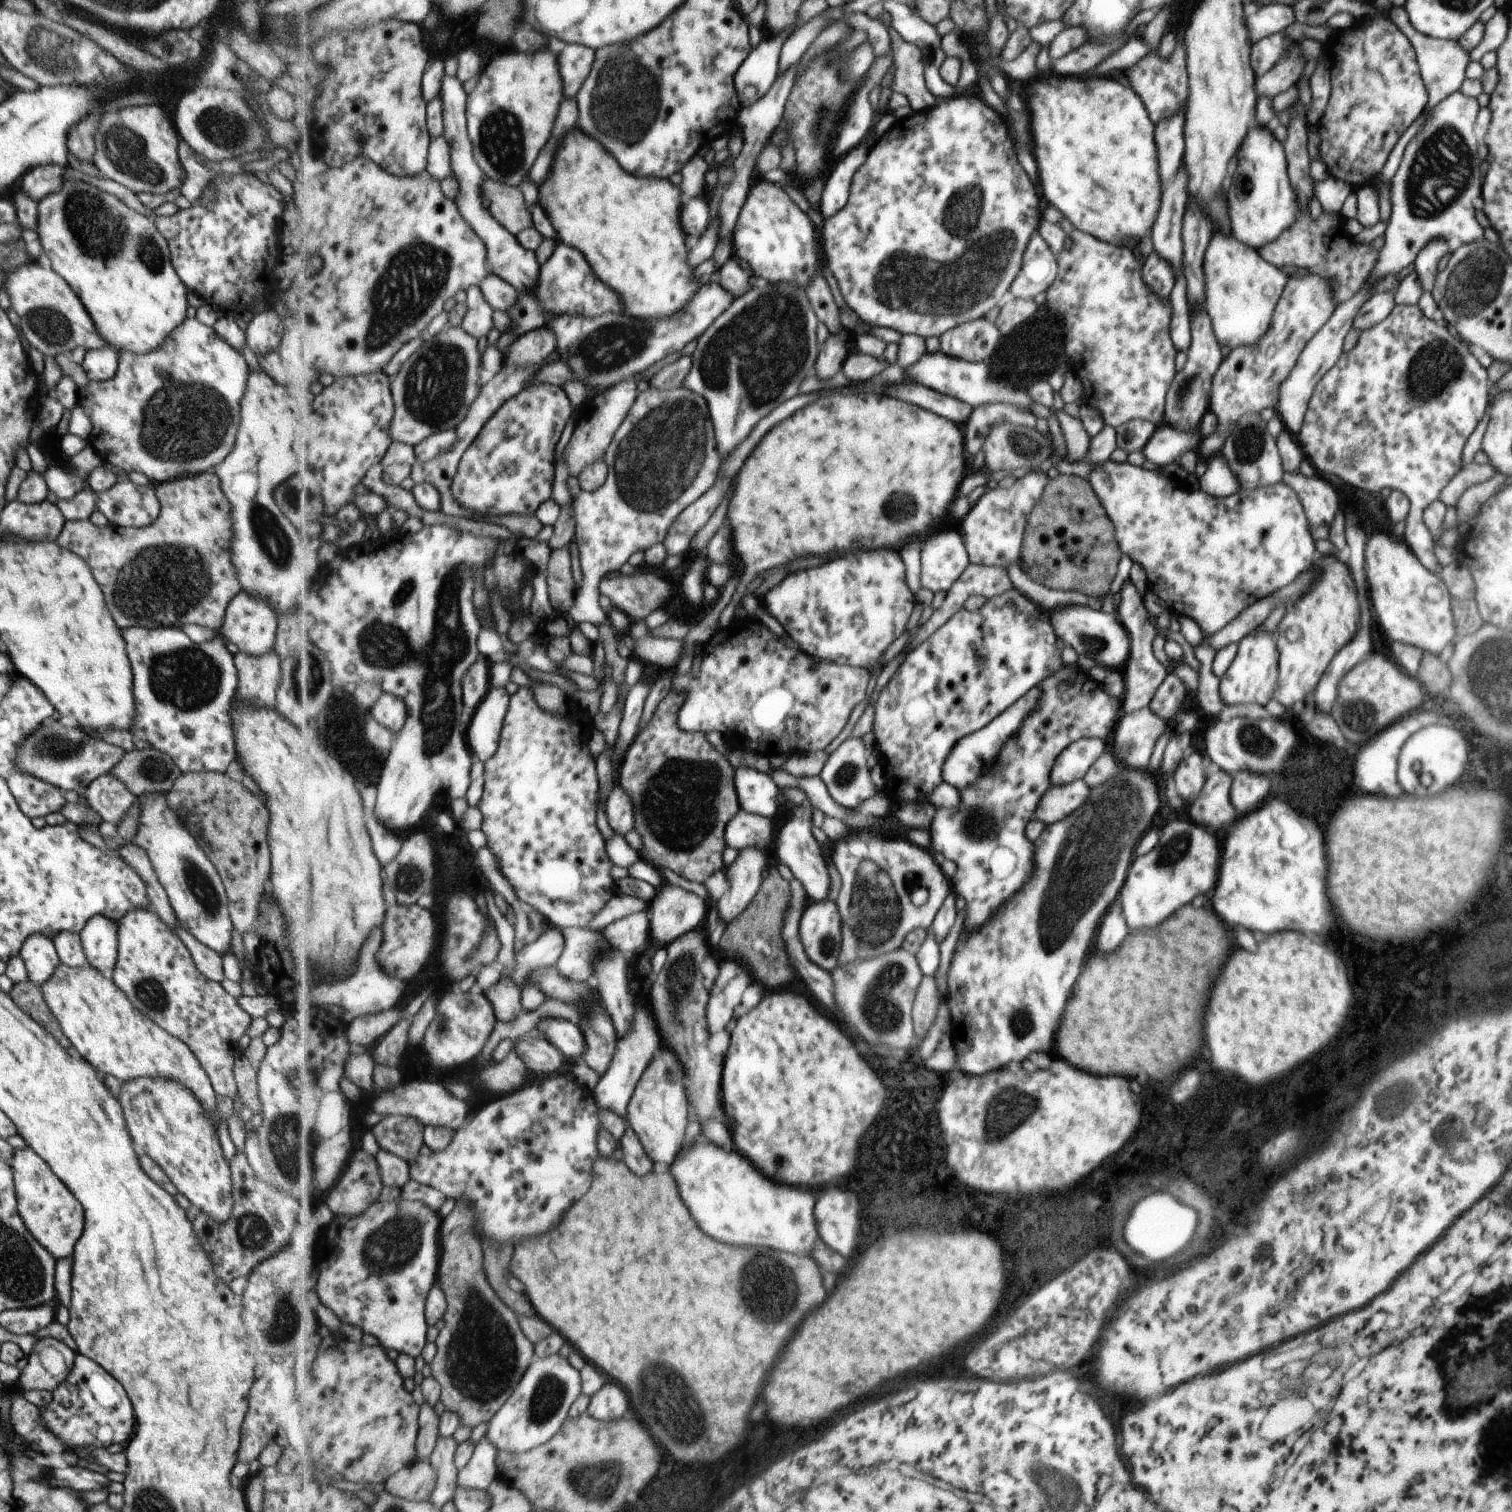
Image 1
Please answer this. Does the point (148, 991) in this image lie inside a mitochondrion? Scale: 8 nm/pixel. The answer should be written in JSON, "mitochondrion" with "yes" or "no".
{"mitochondrion":"yes"}

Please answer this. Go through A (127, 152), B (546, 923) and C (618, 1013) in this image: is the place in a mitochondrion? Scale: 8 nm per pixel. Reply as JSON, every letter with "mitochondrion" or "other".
{"A":"mitochondrion","B":"other","C":"other"}

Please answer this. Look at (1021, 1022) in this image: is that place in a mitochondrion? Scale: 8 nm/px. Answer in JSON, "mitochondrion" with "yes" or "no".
{"mitochondrion":"yes"}

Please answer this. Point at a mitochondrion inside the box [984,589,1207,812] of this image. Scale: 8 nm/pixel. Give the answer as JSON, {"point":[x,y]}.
{"point":[1085,643]}

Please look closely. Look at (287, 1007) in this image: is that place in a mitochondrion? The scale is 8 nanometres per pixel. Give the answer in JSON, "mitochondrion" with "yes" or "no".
{"mitochondrion":"no"}

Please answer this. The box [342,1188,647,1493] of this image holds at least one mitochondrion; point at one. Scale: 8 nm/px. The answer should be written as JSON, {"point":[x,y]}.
{"point":[482,1358]}

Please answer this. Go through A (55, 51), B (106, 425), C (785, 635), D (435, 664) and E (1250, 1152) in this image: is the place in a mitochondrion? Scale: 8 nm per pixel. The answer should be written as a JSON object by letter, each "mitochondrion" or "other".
{"A":"mitochondrion","B":"other","C":"other","D":"mitochondrion","E":"other"}

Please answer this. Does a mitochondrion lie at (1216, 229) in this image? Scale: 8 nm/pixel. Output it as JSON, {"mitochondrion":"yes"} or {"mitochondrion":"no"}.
{"mitochondrion":"no"}

